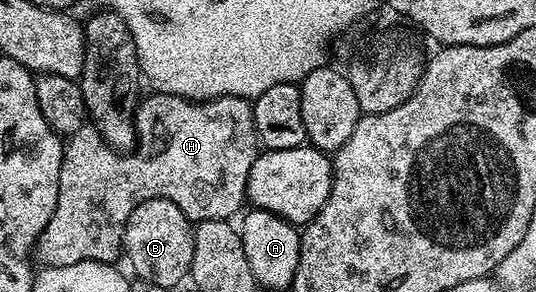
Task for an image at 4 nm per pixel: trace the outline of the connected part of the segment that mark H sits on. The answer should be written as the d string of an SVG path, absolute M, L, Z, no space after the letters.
M152 91L149 94L136 107L138 140L135 149L111 149L91 123L84 124L67 138L60 168L58 203L54 207L54 215L50 215L50 223L46 223L34 246L35 260L41 266L66 267L83 261L115 262L115 257L120 257L124 248L123 231L130 213L140 203L155 197L178 203L193 223L226 221L235 218L235 213L239 214L245 208L250 167L254 167L254 159L258 155L252 101L246 97L187 101L185 97L169 93Z

